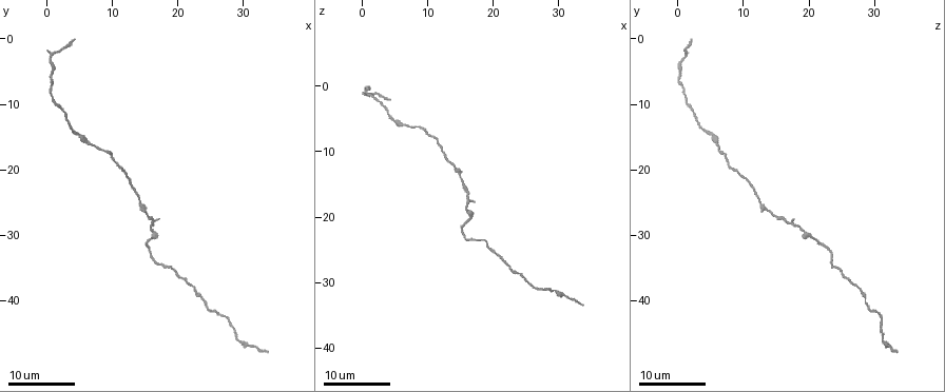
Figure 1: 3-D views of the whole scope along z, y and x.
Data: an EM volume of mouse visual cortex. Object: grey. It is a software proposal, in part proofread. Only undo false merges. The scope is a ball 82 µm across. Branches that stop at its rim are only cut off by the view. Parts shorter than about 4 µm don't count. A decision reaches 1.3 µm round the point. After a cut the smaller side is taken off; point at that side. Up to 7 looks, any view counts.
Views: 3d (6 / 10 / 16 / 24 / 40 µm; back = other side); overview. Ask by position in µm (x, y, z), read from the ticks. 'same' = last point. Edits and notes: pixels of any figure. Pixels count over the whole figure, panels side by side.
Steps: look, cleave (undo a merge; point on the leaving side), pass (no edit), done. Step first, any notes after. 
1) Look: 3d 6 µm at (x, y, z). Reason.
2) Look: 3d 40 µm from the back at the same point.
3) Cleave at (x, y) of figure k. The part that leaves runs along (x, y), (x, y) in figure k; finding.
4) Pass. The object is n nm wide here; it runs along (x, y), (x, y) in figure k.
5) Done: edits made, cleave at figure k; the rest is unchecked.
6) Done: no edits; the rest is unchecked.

Look: 3d 16 µm at (0.5, 3.0, 1.0). Side arm on a straight run.

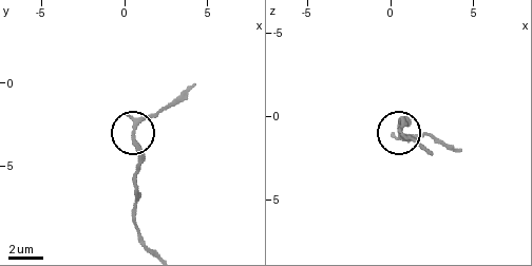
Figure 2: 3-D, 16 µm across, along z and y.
Look: 3d 6 µm at the same point.

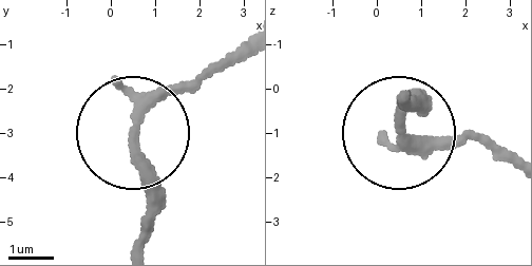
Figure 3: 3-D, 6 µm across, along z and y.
Pass. 3 arms meet here; continuous, no second cell.

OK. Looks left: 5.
Look: 3d 16 µm at (1.0, 9.0, 1.5).

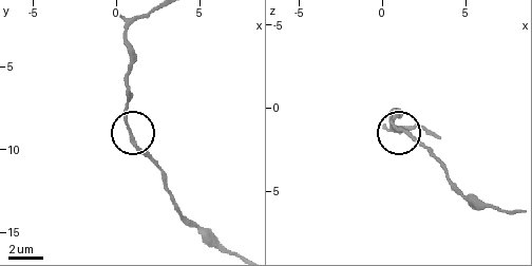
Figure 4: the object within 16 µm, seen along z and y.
Look: 3d 10 µm at (0.8, 8.8, 1.1).

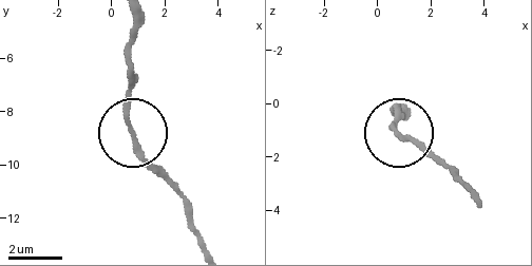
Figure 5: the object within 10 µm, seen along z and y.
Pass. It runs along (201, 243), (178, 194), (133, 133), (128, 48) in figure 5; continuous, no second cell.

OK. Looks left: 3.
Look: 3d 24 µm at (16.0, 29.0, 19.0). Thick turns thin.

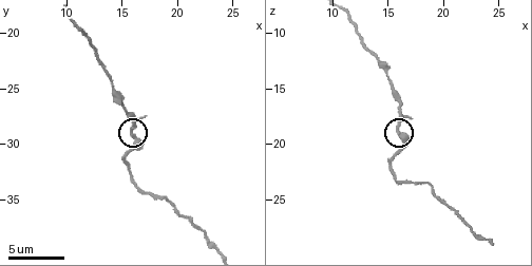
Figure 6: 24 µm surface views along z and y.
Look: 3d 10 µm at (16.0, 29.2, 19.0).

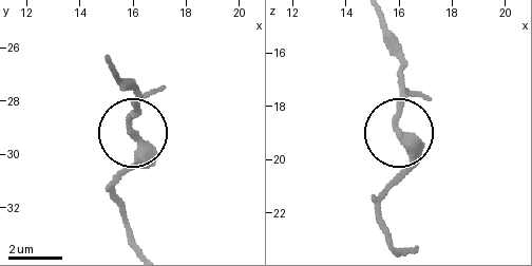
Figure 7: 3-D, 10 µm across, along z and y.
Pass. It runs along (378, 22), (399, 70), (399, 131), (412, 158), (401, 176) in figure 7; continuous, no second cell.

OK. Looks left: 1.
Done: no edits; the rest is unchecked.

